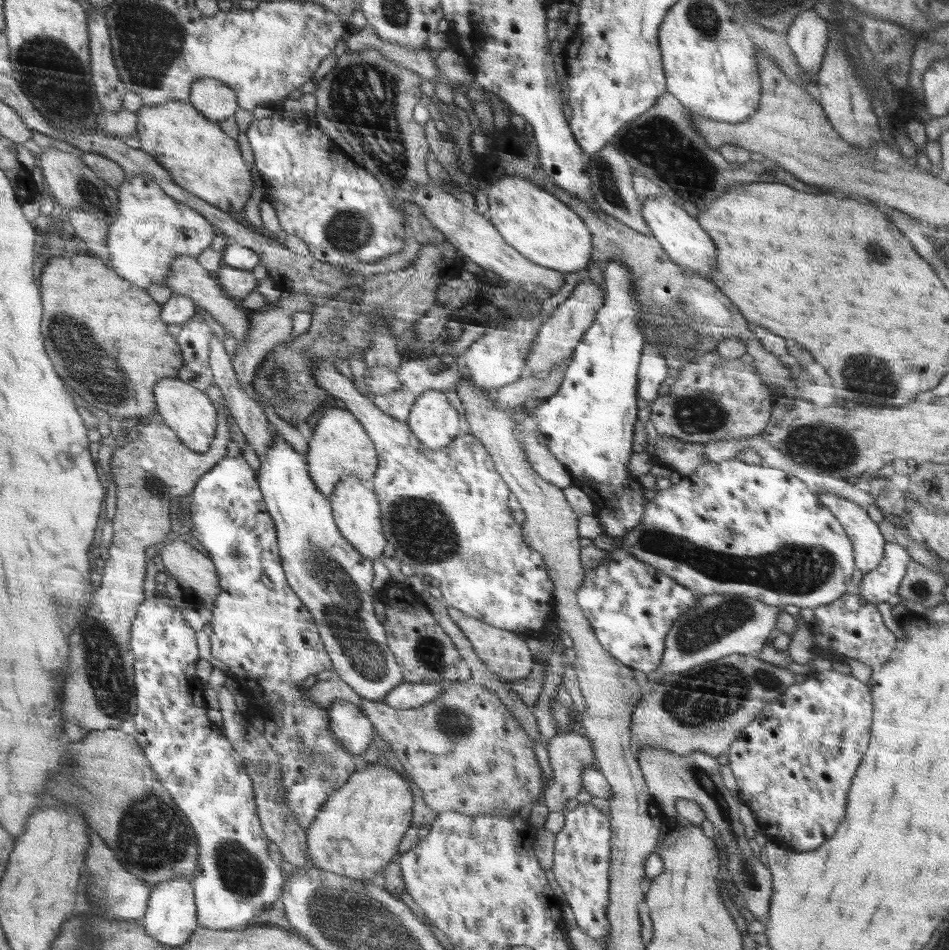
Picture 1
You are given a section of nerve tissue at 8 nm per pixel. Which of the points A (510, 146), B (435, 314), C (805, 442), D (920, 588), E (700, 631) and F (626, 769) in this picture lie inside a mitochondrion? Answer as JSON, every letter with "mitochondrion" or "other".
{"A":"other","B":"other","C":"mitochondrion","D":"mitochondrion","E":"mitochondrion","F":"other"}

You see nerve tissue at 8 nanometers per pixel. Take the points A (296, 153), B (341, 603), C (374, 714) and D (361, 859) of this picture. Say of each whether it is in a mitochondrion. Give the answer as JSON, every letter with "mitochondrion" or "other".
{"A":"other","B":"mitochondrion","C":"other","D":"other"}

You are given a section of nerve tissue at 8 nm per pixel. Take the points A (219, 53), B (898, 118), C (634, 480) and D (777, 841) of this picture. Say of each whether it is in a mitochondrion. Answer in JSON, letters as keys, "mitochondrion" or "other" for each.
{"A":"other","B":"other","C":"other","D":"other"}

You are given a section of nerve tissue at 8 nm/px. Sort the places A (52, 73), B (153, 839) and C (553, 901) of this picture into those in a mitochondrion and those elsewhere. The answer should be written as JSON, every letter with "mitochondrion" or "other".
{"A":"mitochondrion","B":"mitochondrion","C":"other"}

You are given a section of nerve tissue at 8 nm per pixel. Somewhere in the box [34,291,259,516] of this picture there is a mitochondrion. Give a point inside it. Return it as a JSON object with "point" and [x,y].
{"point":[95,370]}

